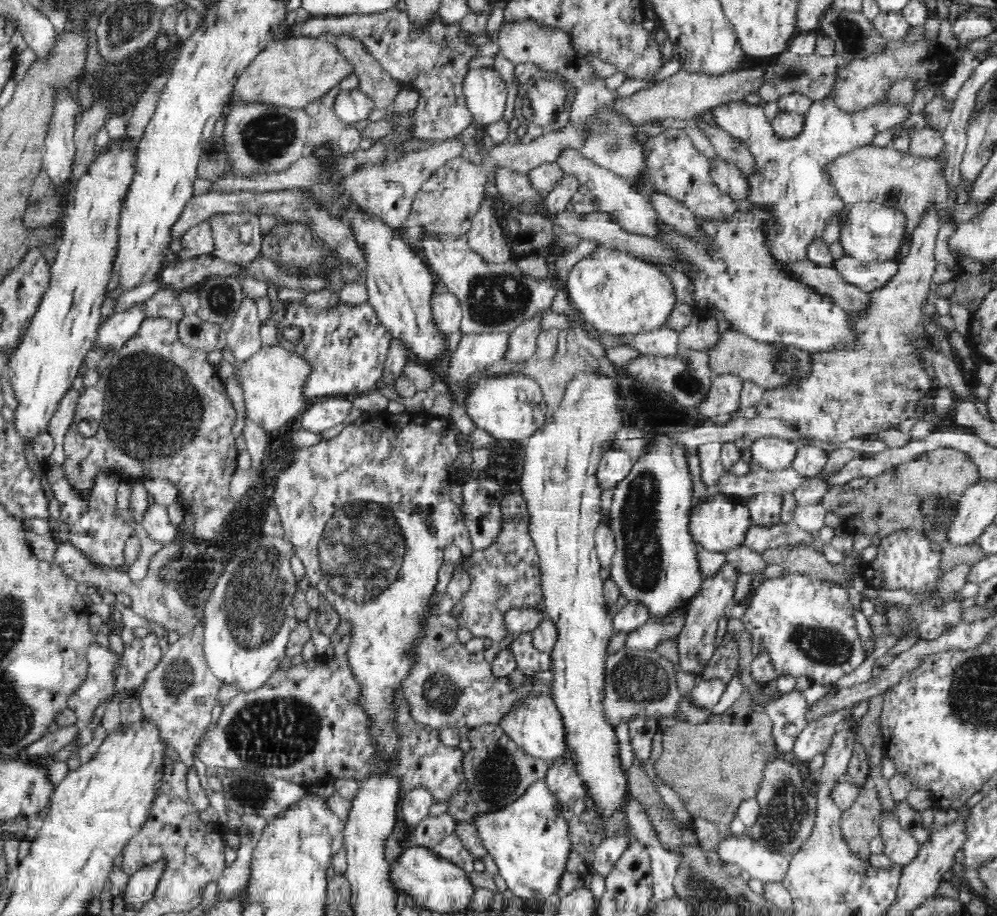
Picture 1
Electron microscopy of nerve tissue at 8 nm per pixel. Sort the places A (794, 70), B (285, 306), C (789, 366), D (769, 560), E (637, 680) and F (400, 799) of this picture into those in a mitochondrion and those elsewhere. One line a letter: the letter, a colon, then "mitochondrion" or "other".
A: mitochondrion
B: other
C: mitochondrion
D: other
E: mitochondrion
F: other

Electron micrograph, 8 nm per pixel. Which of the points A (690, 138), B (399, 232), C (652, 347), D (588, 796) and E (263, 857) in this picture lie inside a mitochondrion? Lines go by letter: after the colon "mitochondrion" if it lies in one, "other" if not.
A: other
B: other
C: other
D: other
E: other

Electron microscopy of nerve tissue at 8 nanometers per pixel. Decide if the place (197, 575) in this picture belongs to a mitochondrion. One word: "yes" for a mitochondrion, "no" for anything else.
no

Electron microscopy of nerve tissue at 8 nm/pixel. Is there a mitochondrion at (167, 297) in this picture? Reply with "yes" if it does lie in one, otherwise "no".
no

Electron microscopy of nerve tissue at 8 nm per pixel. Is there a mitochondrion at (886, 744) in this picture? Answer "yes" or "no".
no

